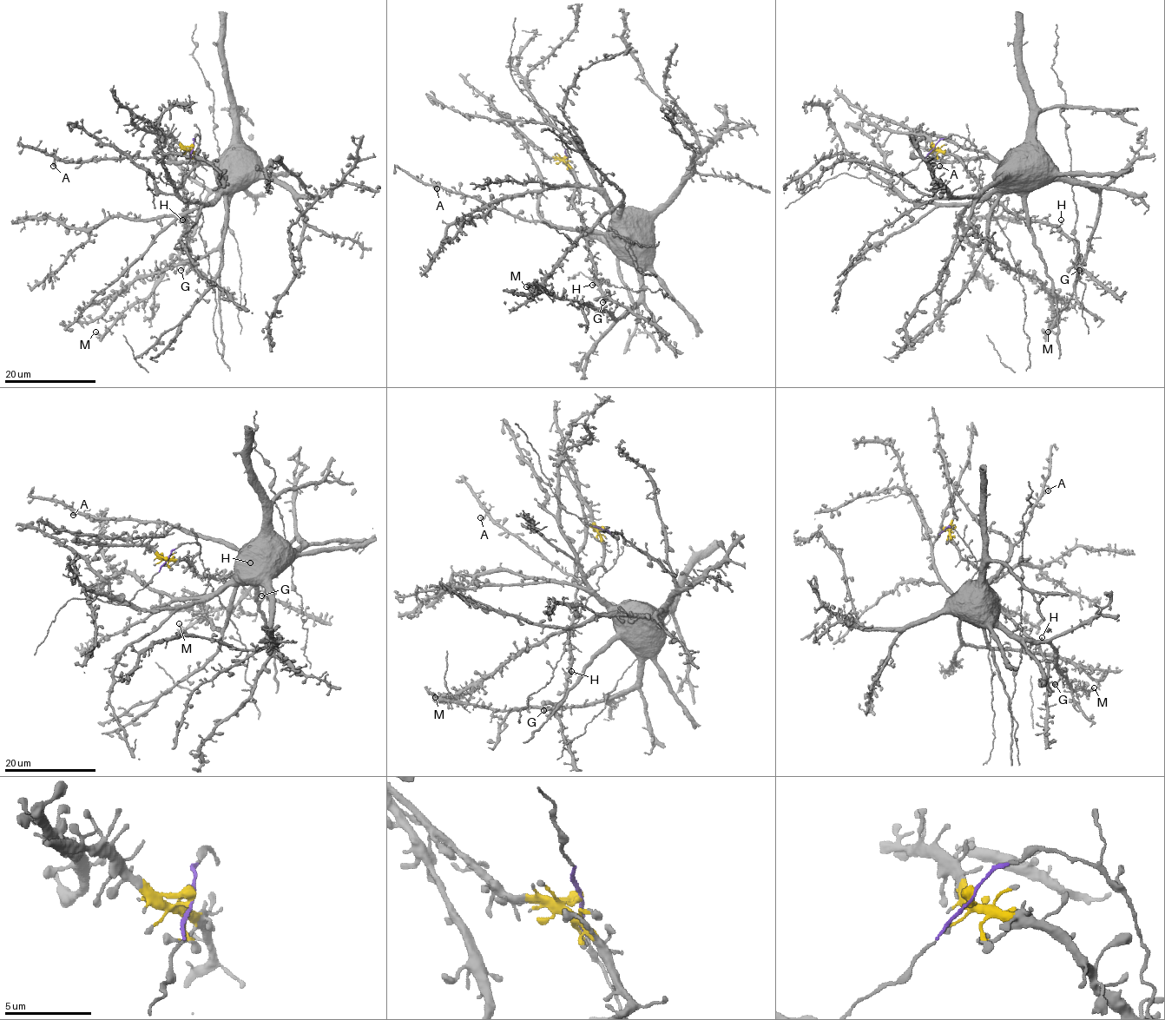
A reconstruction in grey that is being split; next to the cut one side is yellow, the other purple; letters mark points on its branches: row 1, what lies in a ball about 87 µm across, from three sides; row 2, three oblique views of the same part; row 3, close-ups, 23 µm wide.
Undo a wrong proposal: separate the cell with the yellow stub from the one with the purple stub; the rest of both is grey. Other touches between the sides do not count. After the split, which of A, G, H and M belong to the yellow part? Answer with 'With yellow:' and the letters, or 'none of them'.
With yellow: G, H

